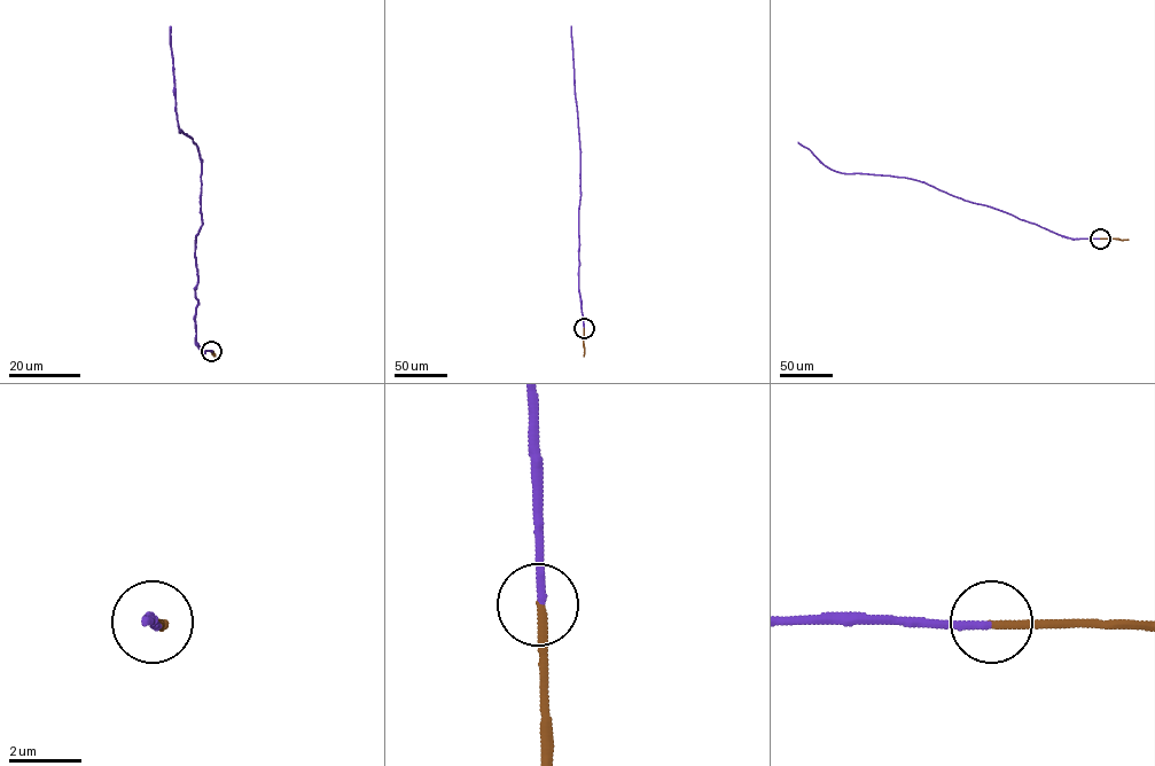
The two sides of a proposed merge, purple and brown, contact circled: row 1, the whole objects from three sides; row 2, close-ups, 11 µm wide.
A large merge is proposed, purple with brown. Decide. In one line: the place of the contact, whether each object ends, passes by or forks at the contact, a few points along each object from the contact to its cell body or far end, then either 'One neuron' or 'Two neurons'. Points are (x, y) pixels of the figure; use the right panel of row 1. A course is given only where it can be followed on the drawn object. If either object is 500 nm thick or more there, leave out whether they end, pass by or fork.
Place: (1100, 239). At the ring purple ends. At the ring brown ends. Course of purple: (1100, 239), (1067, 237), (917, 180), (837, 172), (798, 142). Course of brown: (1100, 239), (1129, 240). One neuron

